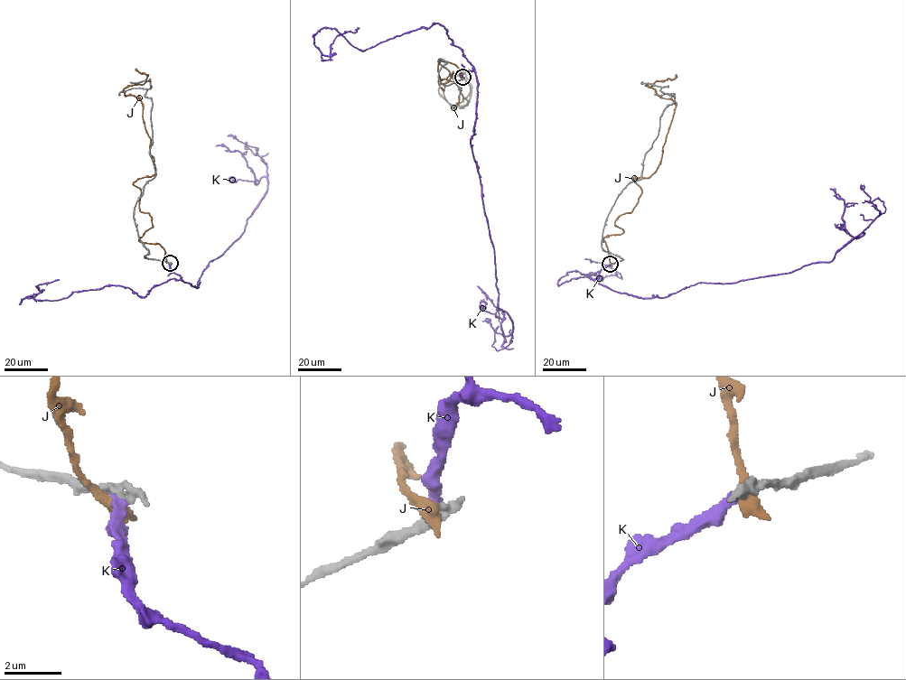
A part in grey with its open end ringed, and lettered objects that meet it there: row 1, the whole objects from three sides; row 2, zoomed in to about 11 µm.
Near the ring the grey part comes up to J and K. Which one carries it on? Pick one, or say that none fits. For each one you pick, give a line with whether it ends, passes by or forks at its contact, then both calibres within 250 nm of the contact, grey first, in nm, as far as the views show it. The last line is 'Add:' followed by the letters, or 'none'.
K: it ends there; 420 nm thick on the grey side, 280 nm on the other
Add: K

